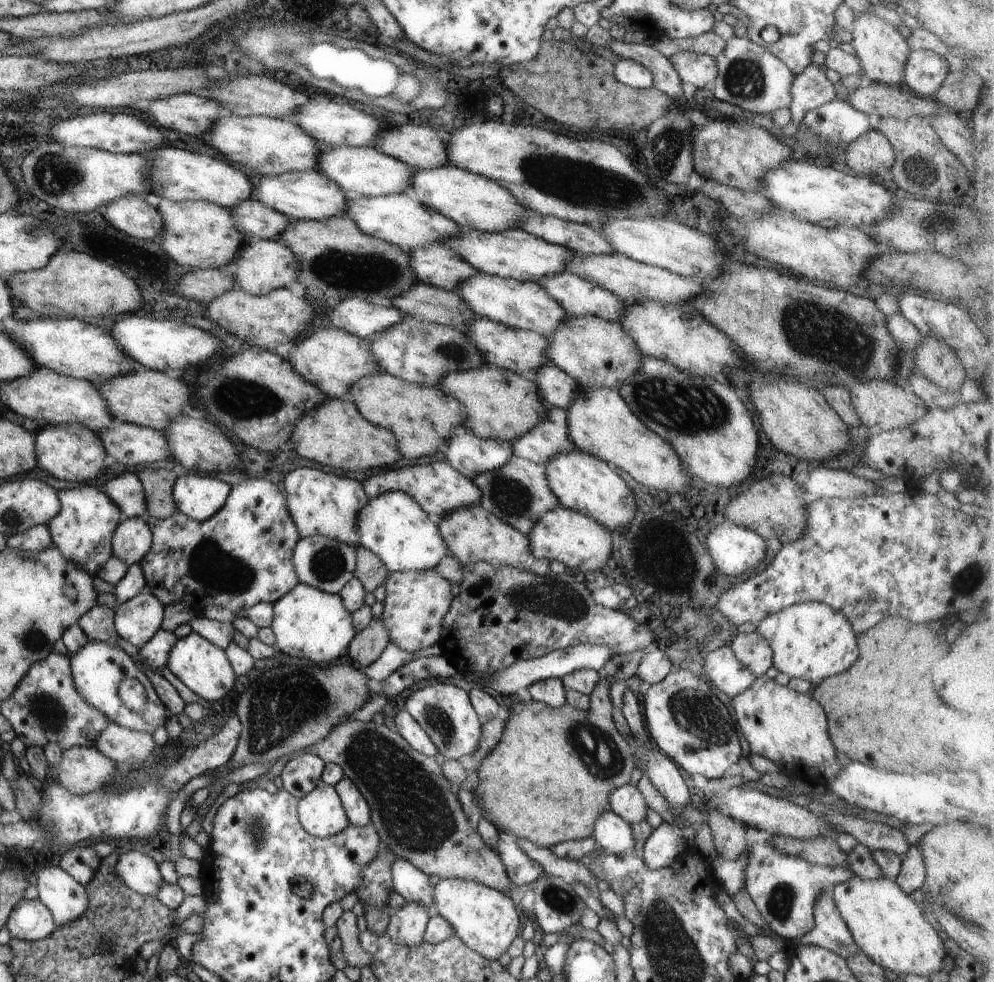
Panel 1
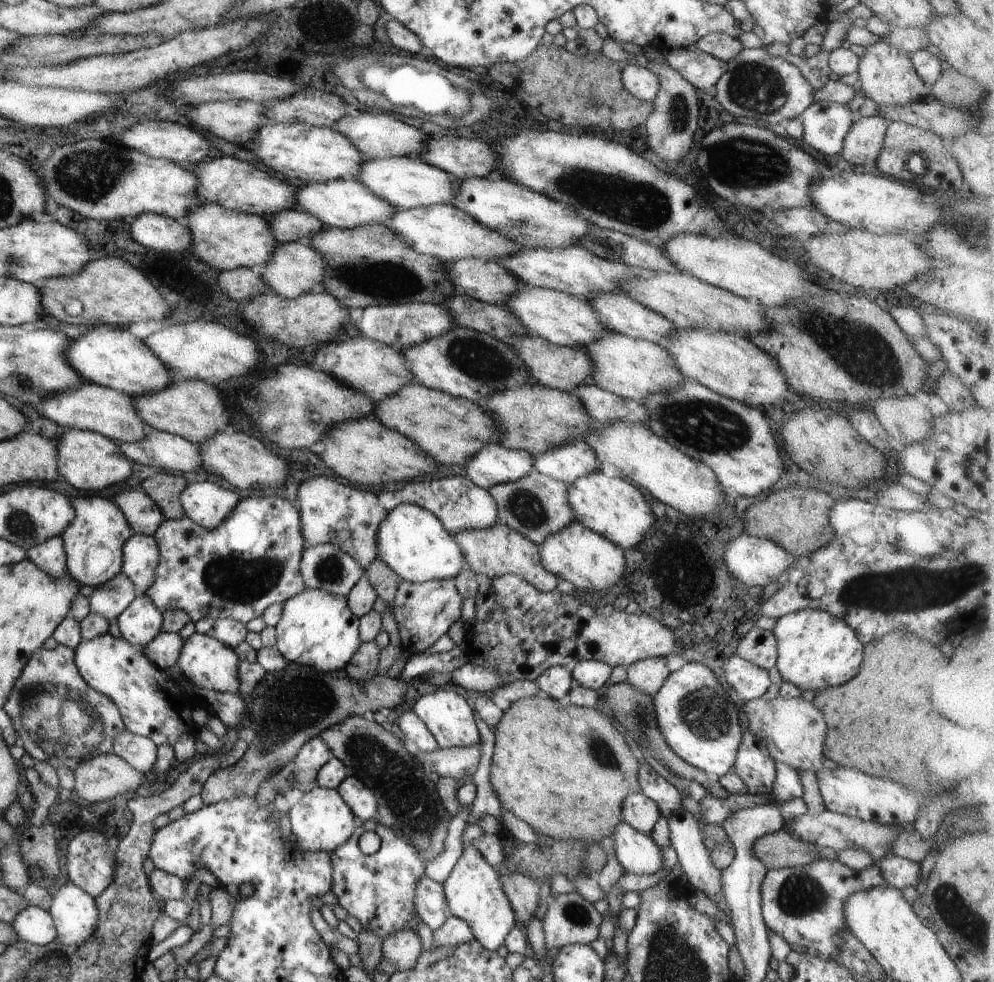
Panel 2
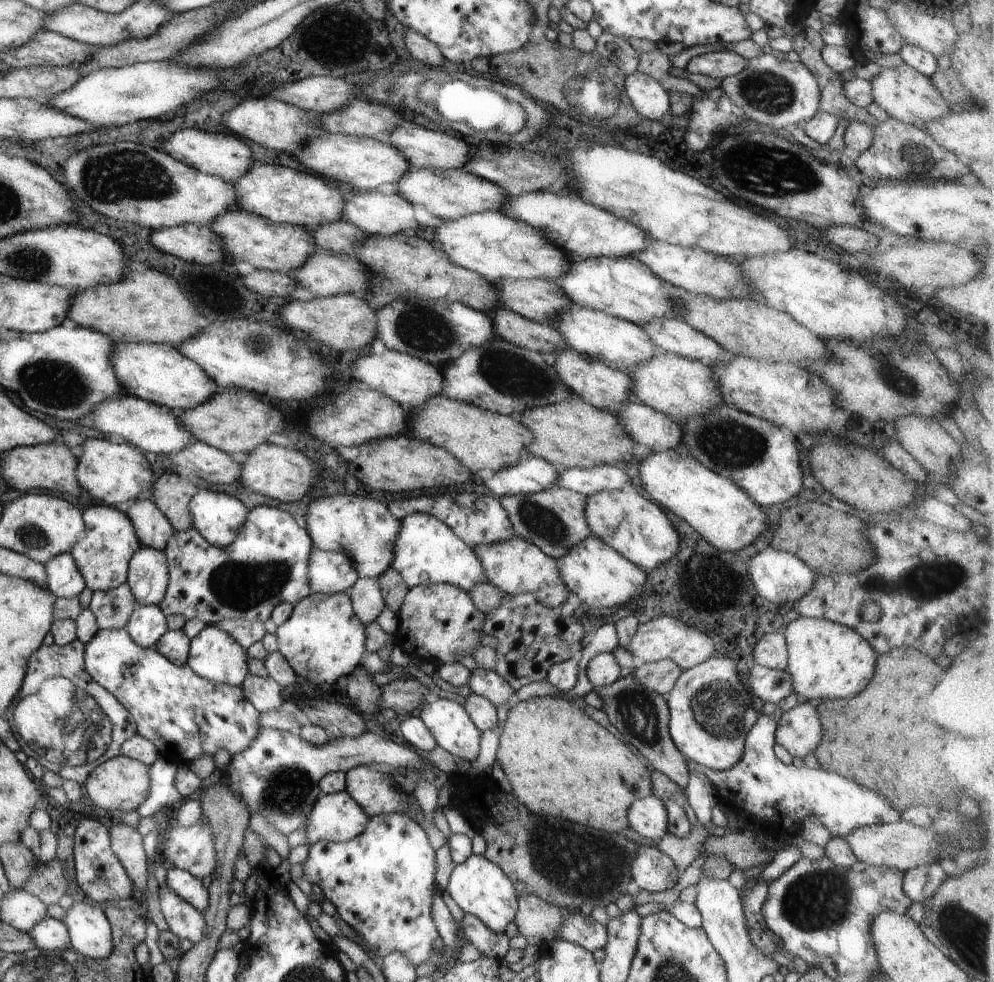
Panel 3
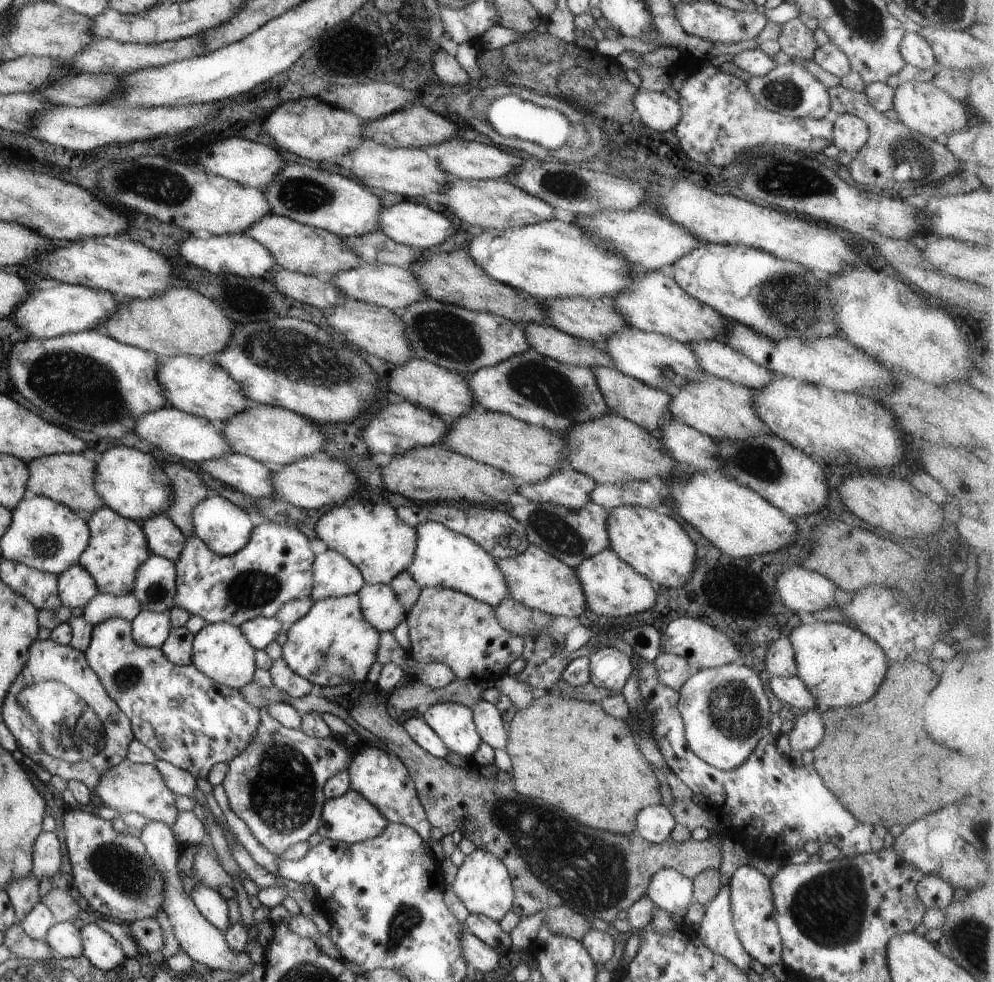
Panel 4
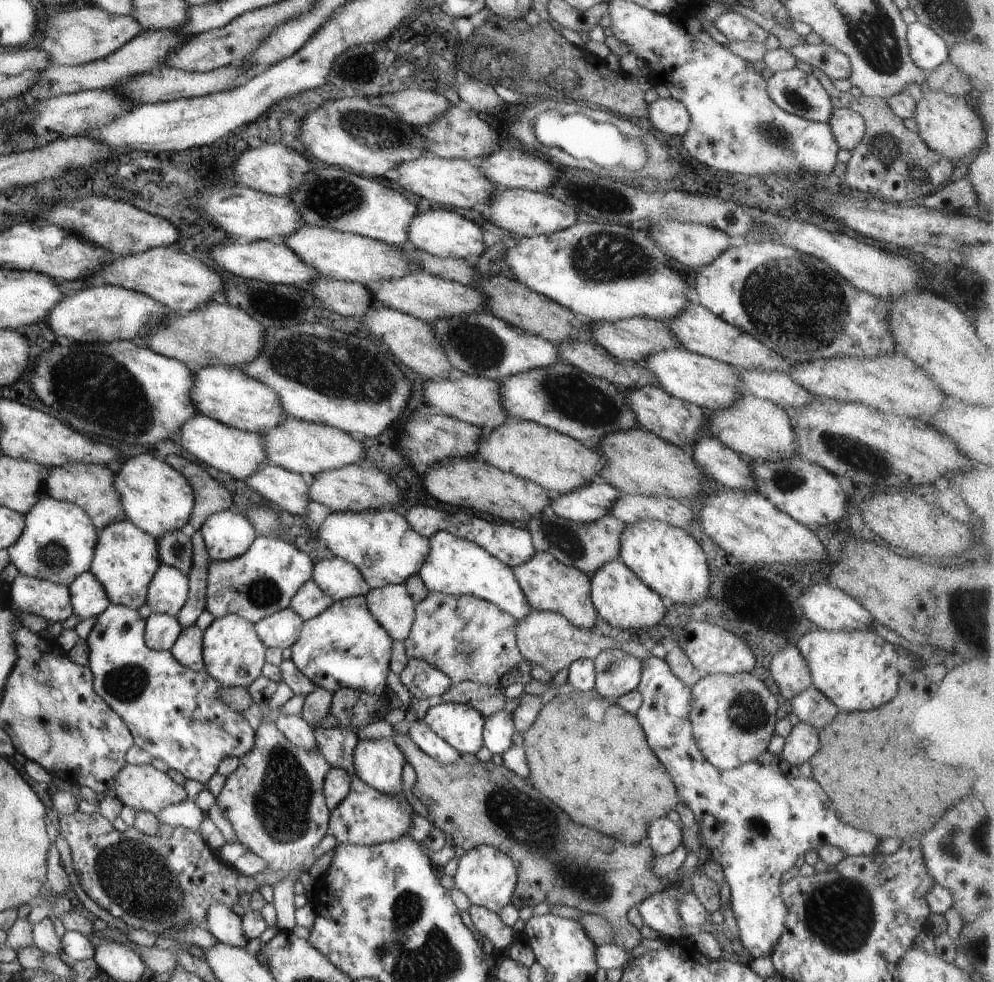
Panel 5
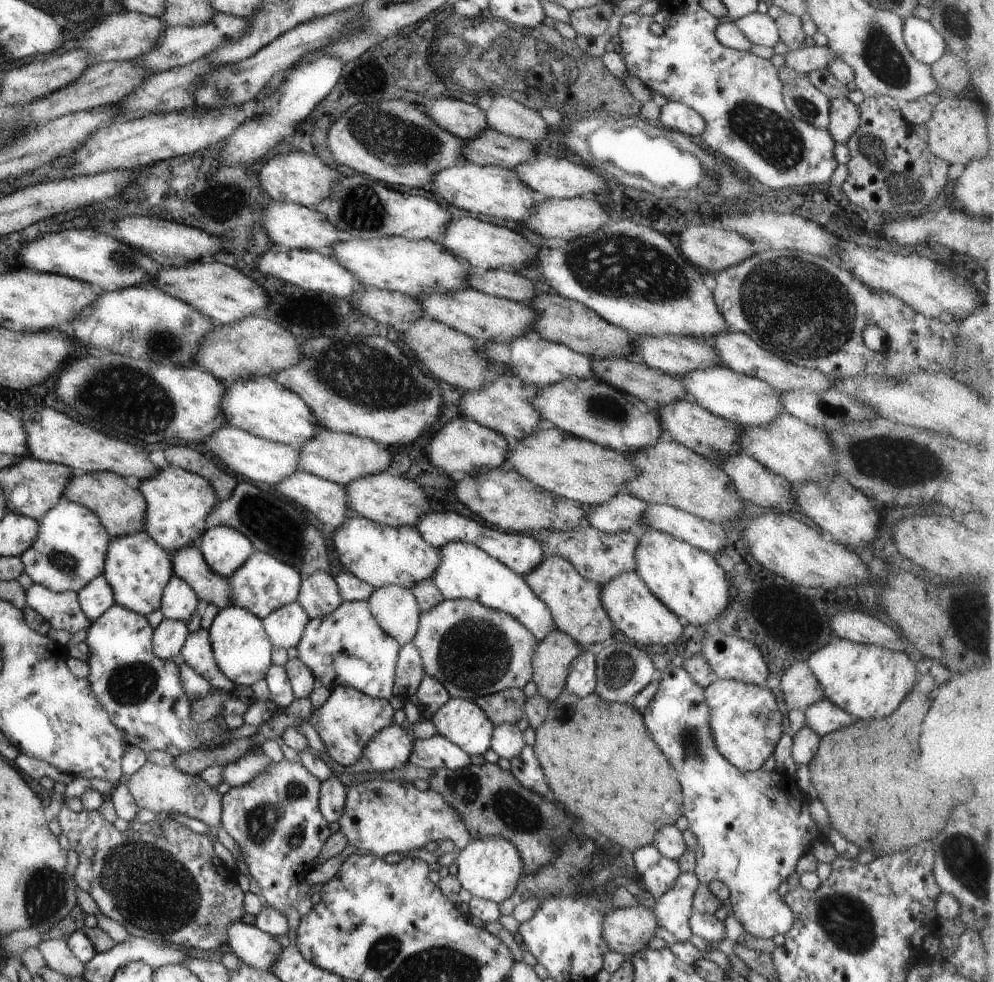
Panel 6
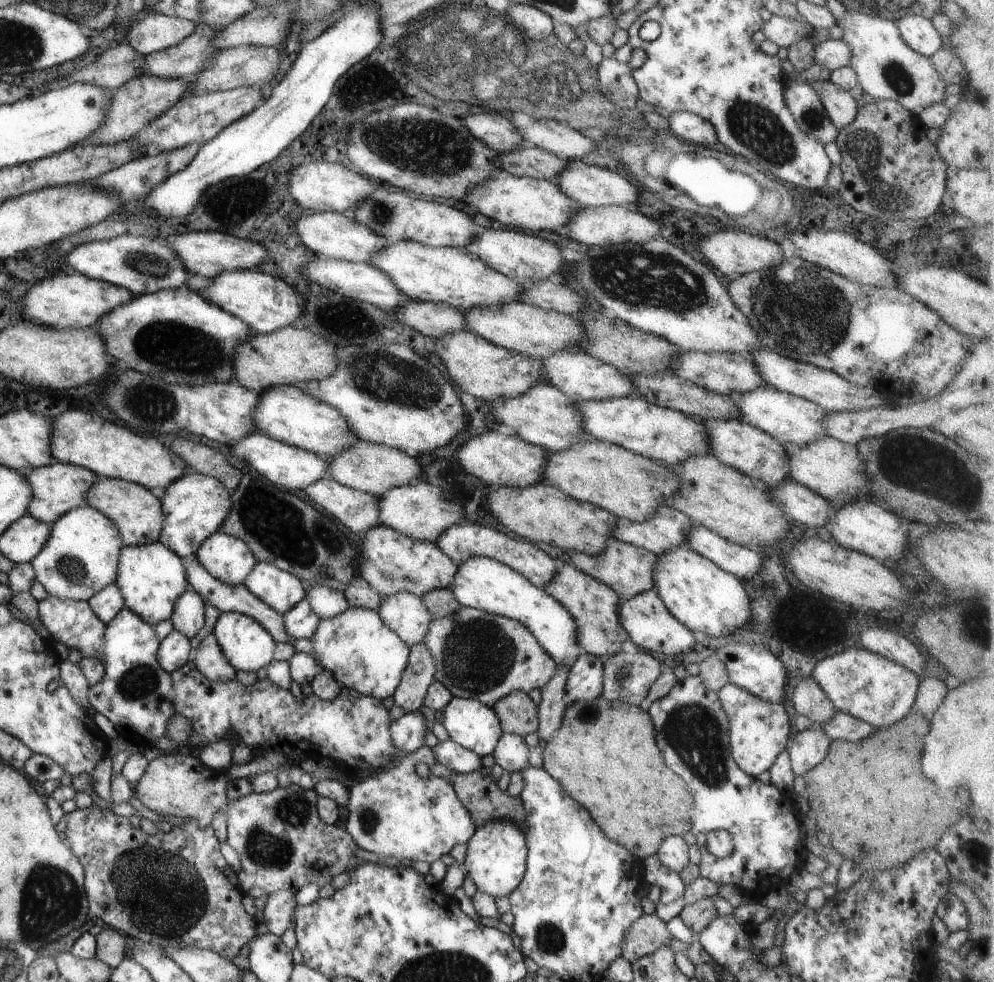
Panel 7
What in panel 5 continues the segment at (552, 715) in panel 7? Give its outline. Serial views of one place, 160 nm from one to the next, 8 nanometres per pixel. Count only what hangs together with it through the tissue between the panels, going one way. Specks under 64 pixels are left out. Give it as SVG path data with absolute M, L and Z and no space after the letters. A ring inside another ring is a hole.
M530 611L525 619L517 622L517 645L521 655L531 666L542 666L552 676L566 670L575 660L594 659L602 651L608 651L618 646L619 642L611 637L602 636L600 640L592 640L591 634L570 624L560 613L548 611Z

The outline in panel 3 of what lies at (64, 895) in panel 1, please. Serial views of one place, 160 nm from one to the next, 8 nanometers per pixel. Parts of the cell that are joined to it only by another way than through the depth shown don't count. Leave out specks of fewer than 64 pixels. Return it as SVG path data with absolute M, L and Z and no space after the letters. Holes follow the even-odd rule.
M86 902L75 903L64 918L69 932L71 950L94 960L107 959L113 951L112 925L105 915L104 907Z

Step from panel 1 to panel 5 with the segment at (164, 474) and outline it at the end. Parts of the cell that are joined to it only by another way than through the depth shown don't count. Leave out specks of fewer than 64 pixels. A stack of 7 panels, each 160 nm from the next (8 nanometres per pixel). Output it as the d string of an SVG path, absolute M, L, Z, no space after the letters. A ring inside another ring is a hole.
M174 453L167 455L165 459L169 465L173 465L189 480L195 494L195 505L190 520L184 528L181 528L186 536L190 537L194 534L214 513L226 509L232 510L234 506L232 493L200 464Z

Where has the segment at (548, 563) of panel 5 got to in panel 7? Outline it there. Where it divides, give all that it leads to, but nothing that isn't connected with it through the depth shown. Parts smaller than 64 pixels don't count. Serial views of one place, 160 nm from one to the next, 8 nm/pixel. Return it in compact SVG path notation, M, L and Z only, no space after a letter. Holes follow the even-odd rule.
M559 562L559 569L544 590L574 617L577 624L577 646L582 654L611 657L618 654L629 640L618 614L620 598L607 584L588 576L574 565Z

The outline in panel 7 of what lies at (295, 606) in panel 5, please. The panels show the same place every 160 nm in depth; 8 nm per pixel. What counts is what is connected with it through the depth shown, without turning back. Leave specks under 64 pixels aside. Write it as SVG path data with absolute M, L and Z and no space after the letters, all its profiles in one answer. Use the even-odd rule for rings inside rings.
M314 585L305 596L321 619L330 619L350 608L342 591L335 591L324 585Z

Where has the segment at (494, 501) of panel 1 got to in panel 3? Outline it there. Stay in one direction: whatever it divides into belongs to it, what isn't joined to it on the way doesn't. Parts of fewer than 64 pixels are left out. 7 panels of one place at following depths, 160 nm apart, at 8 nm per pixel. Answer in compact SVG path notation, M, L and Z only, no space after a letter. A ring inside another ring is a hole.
M552 485L539 493L534 494L517 494L506 495L497 498L506 511L508 518L513 524L513 529L518 537L522 537L532 544L535 544L544 554L554 557L555 559L562 558L571 548L586 540L590 535L594 536L591 531L591 526L587 523L585 517L585 506L587 496L578 494L577 492Z

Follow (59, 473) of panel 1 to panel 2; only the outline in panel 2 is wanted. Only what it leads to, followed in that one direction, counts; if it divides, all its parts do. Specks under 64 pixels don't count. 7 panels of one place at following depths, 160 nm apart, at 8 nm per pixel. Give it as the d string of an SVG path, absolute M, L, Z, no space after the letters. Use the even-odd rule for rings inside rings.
M79 429L66 430L57 440L57 464L60 474L76 490L103 492L114 484L126 482L132 476L132 462L121 452L120 444L96 432Z

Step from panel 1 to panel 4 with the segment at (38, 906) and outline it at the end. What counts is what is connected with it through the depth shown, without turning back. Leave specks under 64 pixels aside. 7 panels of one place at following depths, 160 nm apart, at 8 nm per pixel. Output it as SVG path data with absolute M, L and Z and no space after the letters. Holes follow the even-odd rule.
M56 923L45 940L52 949L53 959L66 957L78 958L83 955L79 929L74 923Z

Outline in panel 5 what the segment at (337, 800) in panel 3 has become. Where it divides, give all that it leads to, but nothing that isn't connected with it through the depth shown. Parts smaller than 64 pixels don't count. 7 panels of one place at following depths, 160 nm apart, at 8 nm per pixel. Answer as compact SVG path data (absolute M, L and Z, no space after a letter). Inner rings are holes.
M351 774L351 787L342 802L338 803L329 813L329 830L342 845L379 845L388 841L397 841L400 837L409 834L413 817L413 809L408 798L400 798L398 795L391 795L384 791L379 791L358 776Z

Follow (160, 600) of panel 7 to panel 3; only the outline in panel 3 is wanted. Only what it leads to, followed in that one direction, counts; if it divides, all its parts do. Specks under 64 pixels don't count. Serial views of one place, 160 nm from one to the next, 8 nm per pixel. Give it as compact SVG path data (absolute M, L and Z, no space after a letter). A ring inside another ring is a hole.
M90 506L86 508L86 534L70 550L80 574L84 577L86 586L94 591L115 589L127 582L129 560L141 547L141 539L137 536L133 521L122 508L110 506Z

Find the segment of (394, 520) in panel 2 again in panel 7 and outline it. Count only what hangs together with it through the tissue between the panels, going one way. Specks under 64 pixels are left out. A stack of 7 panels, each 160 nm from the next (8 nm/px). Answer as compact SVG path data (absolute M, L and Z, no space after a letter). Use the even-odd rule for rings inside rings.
M481 556L467 558L457 566L456 576L449 589L462 607L472 607L523 624L560 669L567 665L570 668L580 656L577 624L571 612L544 589L534 586L509 566Z

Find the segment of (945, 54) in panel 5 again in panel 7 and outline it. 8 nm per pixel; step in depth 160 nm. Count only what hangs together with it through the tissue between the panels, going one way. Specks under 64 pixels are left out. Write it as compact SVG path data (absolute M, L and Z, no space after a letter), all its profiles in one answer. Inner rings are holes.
M906 15L896 21L900 36L916 52L931 57L940 47L946 45L946 39L932 25L932 21L920 15Z

